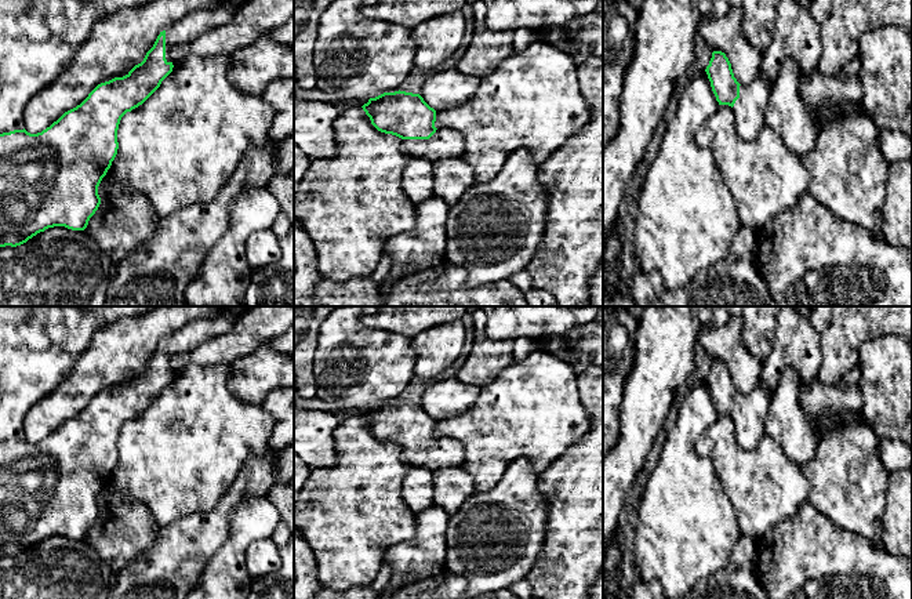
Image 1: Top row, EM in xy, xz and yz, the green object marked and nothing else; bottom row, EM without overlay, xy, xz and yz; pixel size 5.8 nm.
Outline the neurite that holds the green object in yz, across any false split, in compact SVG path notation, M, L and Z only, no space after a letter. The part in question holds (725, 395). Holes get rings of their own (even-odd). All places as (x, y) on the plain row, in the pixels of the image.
M722 360L712 362L712 367L705 381L708 384L712 400L719 414L728 414L733 417L735 436L740 444L745 450L756 449L759 442L764 436L764 422L766 422L767 410L770 406L770 397L762 381L749 393L741 395L734 386L728 367Z

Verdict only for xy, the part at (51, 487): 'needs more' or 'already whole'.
needs more

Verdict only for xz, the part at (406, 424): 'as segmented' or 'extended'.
extended

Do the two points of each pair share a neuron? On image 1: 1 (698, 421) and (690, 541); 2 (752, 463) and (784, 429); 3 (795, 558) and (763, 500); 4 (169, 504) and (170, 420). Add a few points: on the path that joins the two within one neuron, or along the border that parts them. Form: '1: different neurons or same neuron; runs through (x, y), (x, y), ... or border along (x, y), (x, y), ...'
1: same neuron; runs through (686, 452), (686, 511)
2: different neurons; border along (765, 432), (795, 464)
3: different neurons; border along (803, 503), (789, 518), (778, 521), (755, 538)
4: same neuron; runs through (170, 483), (170, 440)

